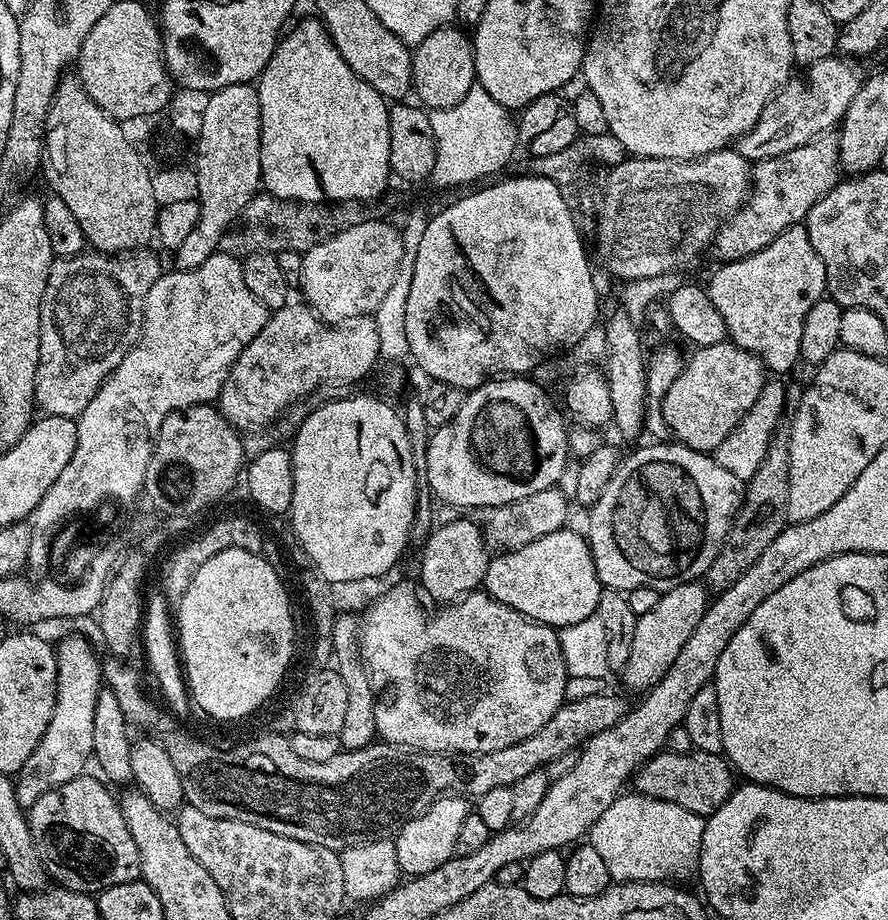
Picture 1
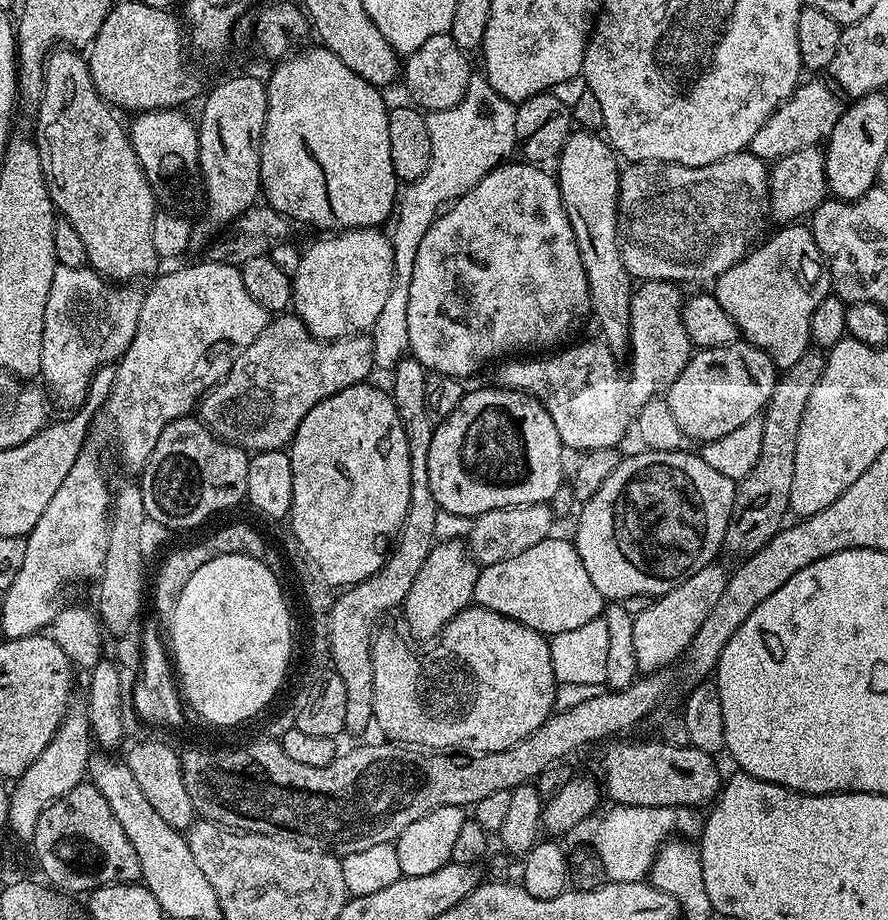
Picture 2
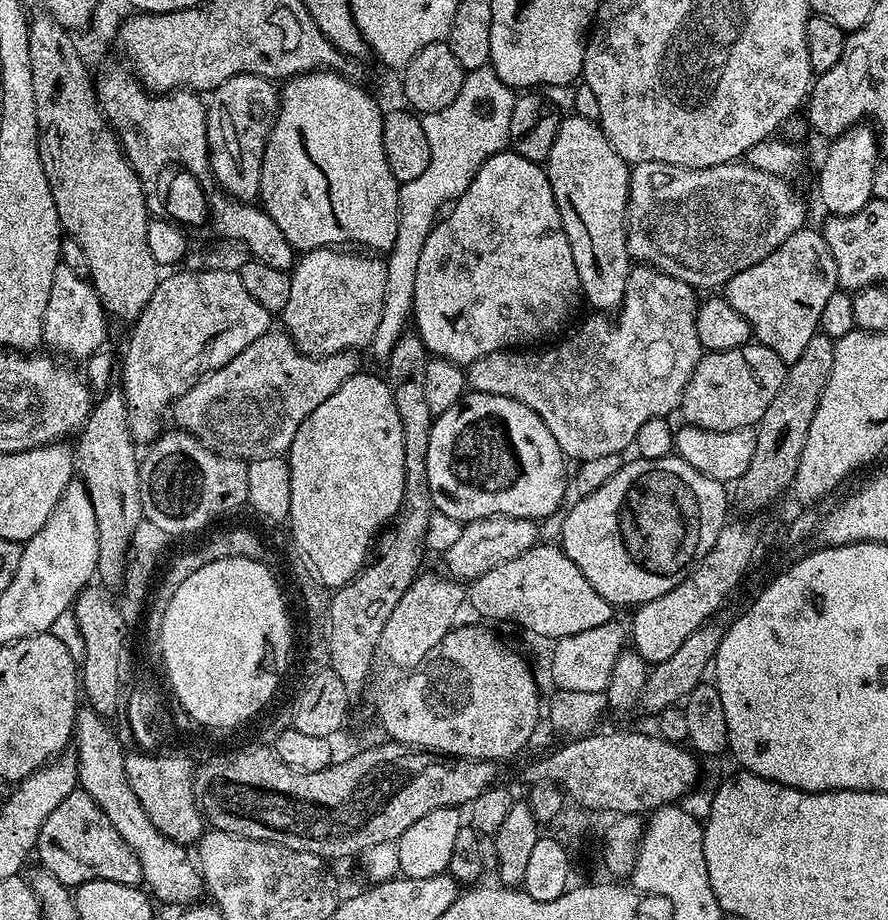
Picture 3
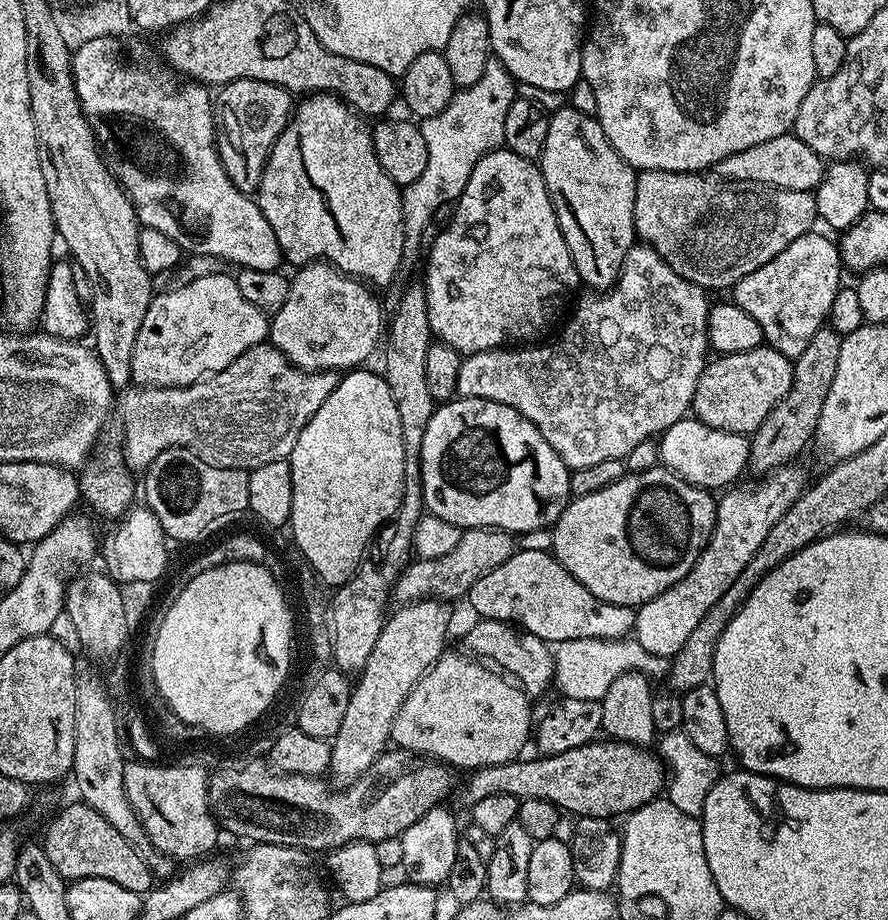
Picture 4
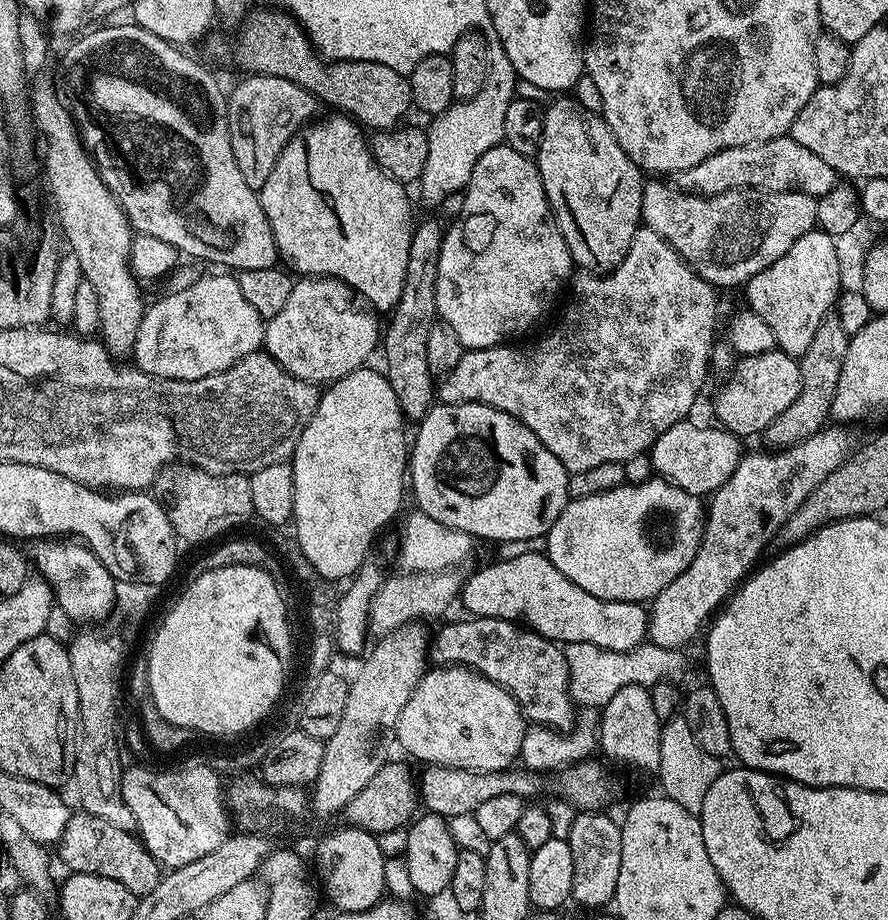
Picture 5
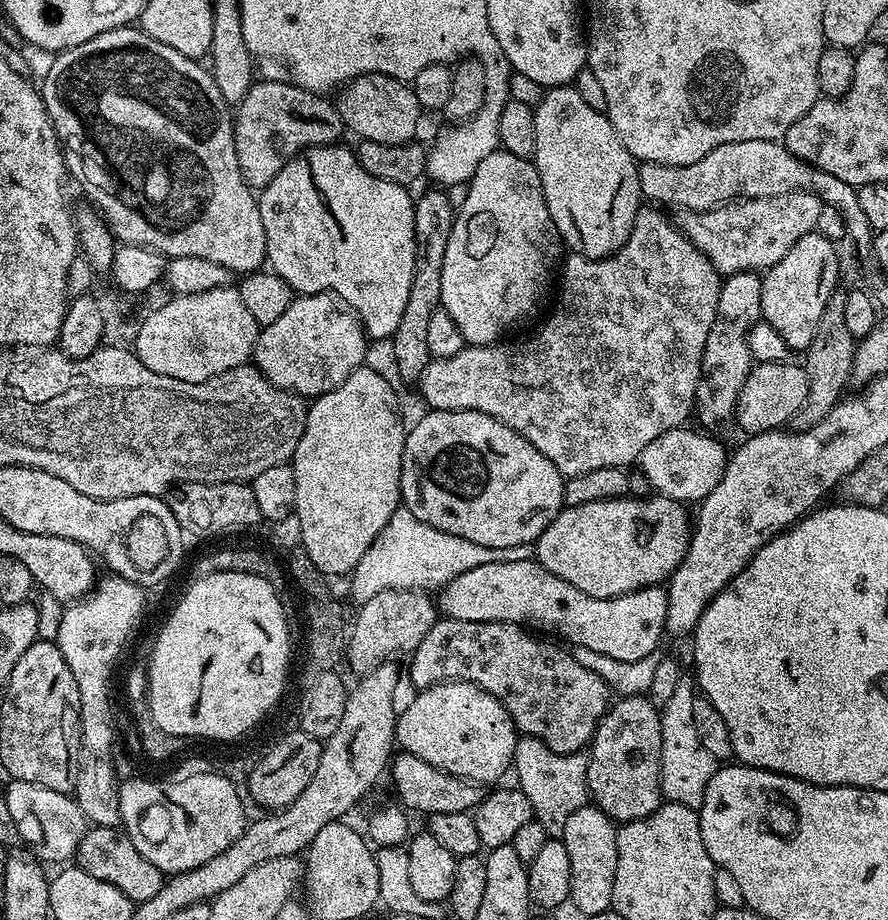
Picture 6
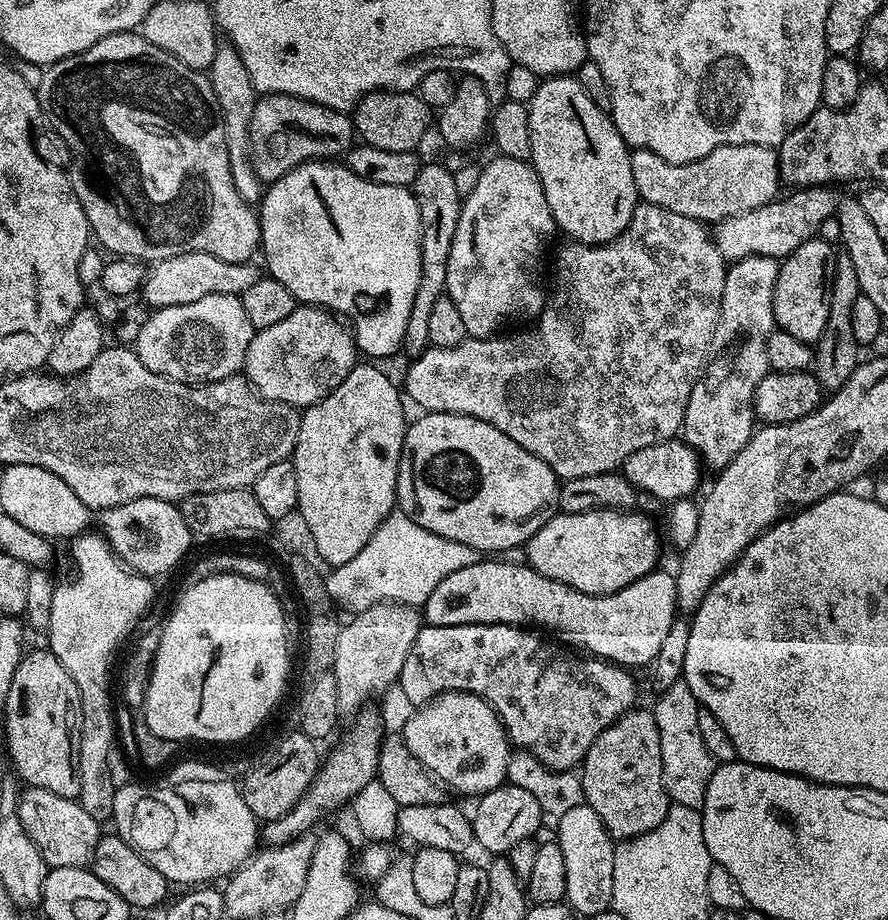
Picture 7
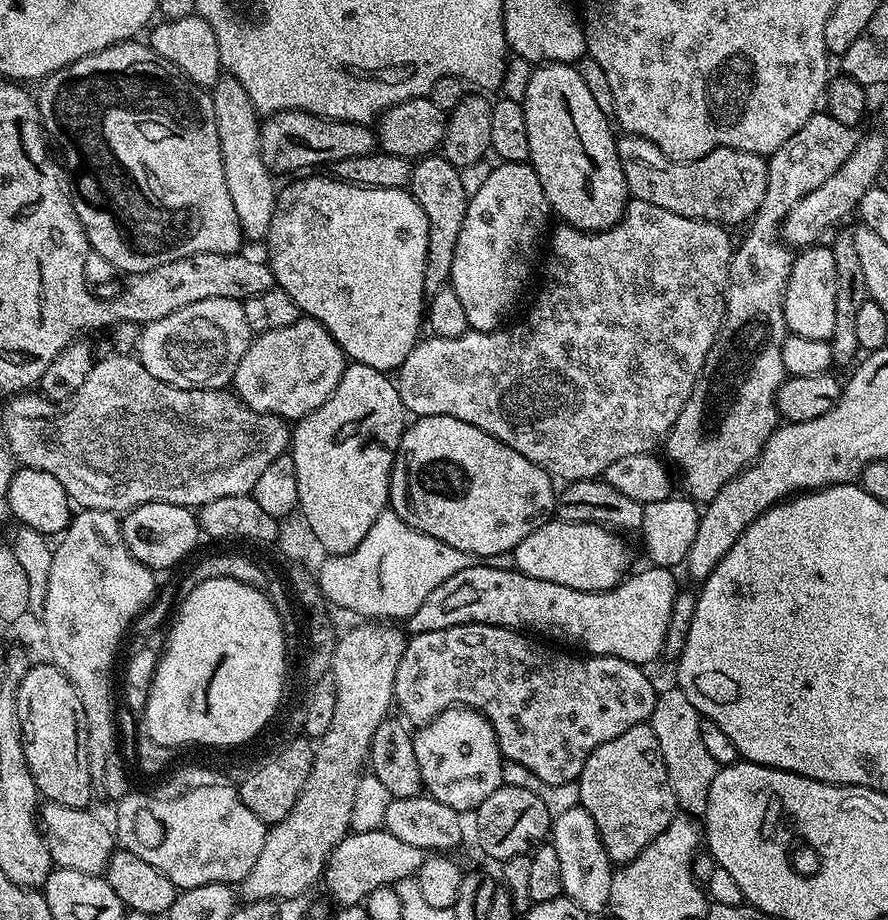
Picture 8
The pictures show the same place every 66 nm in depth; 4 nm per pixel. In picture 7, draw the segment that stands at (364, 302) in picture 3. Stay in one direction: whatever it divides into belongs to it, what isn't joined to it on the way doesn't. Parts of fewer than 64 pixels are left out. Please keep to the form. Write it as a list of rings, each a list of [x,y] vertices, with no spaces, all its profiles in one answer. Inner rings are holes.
[[[298,306],[282,322],[253,335],[242,372],[264,399],[281,400],[303,410],[329,396],[357,363],[356,340],[341,317],[327,308]]]

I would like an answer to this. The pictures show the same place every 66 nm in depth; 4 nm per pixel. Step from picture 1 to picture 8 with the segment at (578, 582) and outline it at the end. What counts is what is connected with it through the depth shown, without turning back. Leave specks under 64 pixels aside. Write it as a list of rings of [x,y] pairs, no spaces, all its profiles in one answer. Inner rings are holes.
[[[474,562],[468,568],[458,570],[454,578],[446,578],[442,586],[434,586],[434,590],[430,590],[426,597],[426,602],[422,602],[422,606],[418,606],[418,610],[414,610],[410,617],[411,631],[446,630],[459,624],[497,624],[499,628],[523,630],[528,634],[549,632],[560,640],[569,640],[584,648],[580,650],[585,653],[622,658],[641,666],[648,666],[656,655],[659,657],[663,653],[666,626],[670,626],[670,610],[678,591],[677,573],[673,569],[648,566],[645,572],[633,571],[608,592],[583,592],[570,590],[570,586],[558,586],[558,582],[542,582],[542,578],[530,578],[512,566],[495,568],[492,564],[495,563]]]

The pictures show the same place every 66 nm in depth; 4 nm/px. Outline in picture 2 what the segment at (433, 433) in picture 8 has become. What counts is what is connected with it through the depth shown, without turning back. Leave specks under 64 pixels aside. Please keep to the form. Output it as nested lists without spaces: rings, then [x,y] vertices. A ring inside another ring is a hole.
[[[499,386],[491,387],[476,388],[473,392],[472,389],[465,391],[462,402],[458,402],[458,410],[454,410],[454,414],[450,414],[450,418],[436,424],[434,442],[430,442],[430,490],[434,490],[434,502],[438,502],[442,512],[475,518],[490,510],[509,508],[519,504],[548,504],[552,502],[556,496],[556,491],[560,488],[560,479],[563,476],[565,479],[564,455],[566,455],[566,449],[564,443],[558,438],[558,430],[554,427],[554,418],[550,418],[546,406],[542,406],[542,402],[535,400],[529,392],[519,392],[513,388],[501,388]]]

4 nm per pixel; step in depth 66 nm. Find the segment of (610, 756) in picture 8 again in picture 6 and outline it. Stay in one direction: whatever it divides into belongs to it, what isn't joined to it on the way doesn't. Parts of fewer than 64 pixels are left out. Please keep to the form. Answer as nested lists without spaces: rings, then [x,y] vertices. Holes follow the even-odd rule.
[[[621,695],[604,713],[590,741],[588,794],[591,803],[601,808],[614,822],[644,819],[662,803],[660,763],[662,762],[661,709],[647,695]]]

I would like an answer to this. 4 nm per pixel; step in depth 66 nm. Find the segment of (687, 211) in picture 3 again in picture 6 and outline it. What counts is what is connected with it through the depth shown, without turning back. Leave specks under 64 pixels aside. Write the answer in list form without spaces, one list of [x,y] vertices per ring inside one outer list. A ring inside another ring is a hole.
[[[791,192],[790,194],[778,194],[766,198],[754,198],[753,200],[737,200],[731,204],[723,204],[721,208],[711,208],[705,212],[677,211],[674,223],[683,232],[684,237],[691,242],[714,266],[714,270],[721,277],[727,278],[739,272],[759,273],[761,270],[773,268],[798,242],[798,238],[806,238],[806,234],[816,231],[818,214],[822,207],[819,196],[809,192]]]

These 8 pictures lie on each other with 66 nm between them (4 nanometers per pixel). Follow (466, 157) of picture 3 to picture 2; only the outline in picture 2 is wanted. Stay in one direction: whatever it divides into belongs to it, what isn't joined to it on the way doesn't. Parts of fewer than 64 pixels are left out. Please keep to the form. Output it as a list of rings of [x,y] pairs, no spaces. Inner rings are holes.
[[[481,75],[476,80],[476,128],[432,128],[430,135],[430,150],[436,148],[436,160],[430,158],[430,166],[422,178],[411,181],[408,188],[399,193],[398,216],[400,221],[396,229],[391,229],[390,235],[394,246],[394,282],[390,286],[390,295],[370,329],[372,349],[374,350],[374,365],[384,374],[391,373],[398,362],[404,360],[410,352],[410,330],[406,327],[406,302],[410,302],[410,278],[414,278],[414,258],[418,258],[418,246],[422,238],[426,238],[426,230],[430,230],[432,221],[436,219],[442,206],[455,202],[460,196],[465,196],[492,168],[505,163],[511,152],[518,148],[514,122],[516,121],[517,105],[511,100],[502,98],[496,92],[496,100],[480,100],[484,96],[484,88],[490,82],[487,76]]]

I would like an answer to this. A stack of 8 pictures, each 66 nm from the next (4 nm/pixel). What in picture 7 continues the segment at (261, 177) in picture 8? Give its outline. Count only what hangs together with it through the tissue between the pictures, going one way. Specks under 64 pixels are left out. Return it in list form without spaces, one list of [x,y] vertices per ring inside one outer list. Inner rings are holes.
[[[224,42],[217,47],[214,62],[206,69],[206,75],[208,81],[212,83],[214,98],[218,98],[218,106],[226,130],[226,150],[230,158],[231,177],[234,178],[235,189],[242,195],[244,201],[251,204],[257,203],[263,195],[263,187],[262,182],[253,172],[252,156],[248,152],[248,147],[250,146],[250,122],[258,93],[250,82],[246,62],[242,62],[238,49]]]

